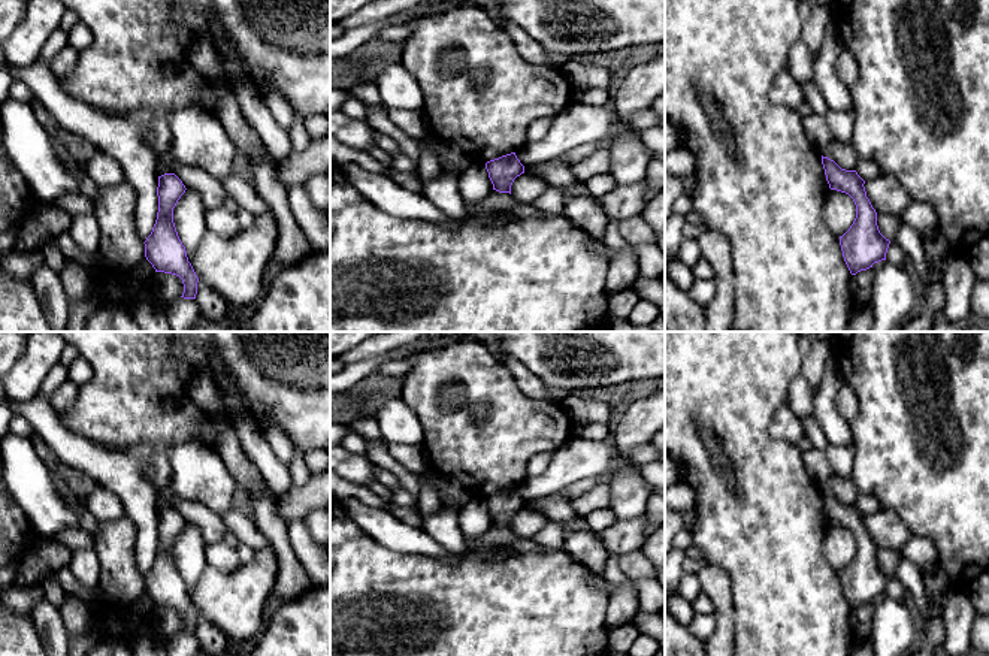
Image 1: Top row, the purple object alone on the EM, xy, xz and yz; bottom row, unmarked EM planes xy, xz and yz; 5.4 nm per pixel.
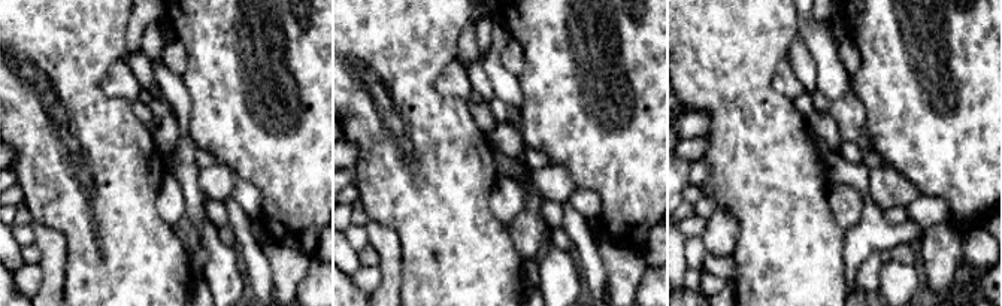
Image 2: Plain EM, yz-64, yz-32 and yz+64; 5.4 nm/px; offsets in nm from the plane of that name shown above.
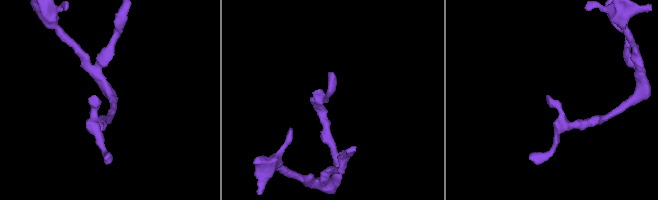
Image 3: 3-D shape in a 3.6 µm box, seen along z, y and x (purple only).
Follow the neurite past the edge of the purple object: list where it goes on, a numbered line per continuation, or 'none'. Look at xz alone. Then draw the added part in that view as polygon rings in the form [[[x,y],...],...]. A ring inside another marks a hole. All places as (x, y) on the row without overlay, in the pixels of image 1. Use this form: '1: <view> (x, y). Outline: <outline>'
none

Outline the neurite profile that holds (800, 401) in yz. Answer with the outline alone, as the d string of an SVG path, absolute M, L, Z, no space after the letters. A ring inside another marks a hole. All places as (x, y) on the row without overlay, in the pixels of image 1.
M801 372L789 386L789 400L793 414L804 423L804 420L813 414L813 394L811 387Z

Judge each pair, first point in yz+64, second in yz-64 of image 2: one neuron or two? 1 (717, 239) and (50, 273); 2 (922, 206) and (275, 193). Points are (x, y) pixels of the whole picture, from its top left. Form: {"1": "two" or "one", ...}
{"1": "one", "2": "two"}

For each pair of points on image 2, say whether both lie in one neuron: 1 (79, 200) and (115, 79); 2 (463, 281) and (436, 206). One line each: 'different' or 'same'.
1: different
2: same

